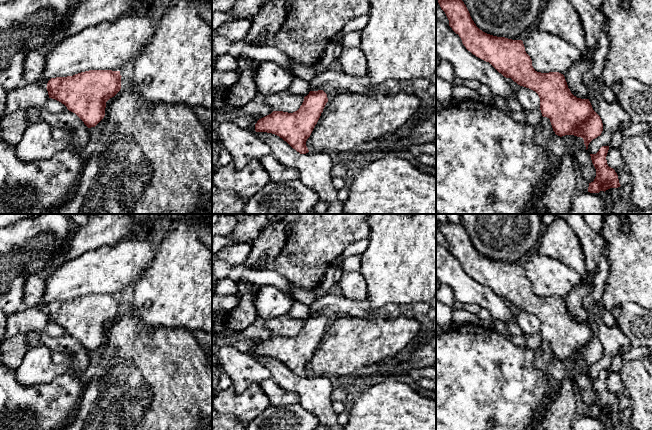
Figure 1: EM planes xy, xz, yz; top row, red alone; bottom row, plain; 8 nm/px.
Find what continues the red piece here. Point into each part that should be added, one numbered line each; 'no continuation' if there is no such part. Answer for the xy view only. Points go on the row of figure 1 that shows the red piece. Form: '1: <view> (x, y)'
no continuation

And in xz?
no continuation

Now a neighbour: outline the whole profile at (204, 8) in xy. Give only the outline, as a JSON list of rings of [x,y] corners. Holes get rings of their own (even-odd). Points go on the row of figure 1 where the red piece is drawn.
[[[197,0],[192,6],[198,11],[201,17],[208,23],[212,29],[212,2]]]

